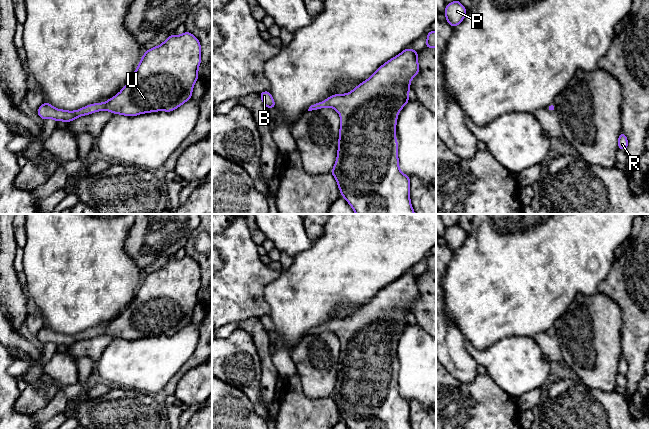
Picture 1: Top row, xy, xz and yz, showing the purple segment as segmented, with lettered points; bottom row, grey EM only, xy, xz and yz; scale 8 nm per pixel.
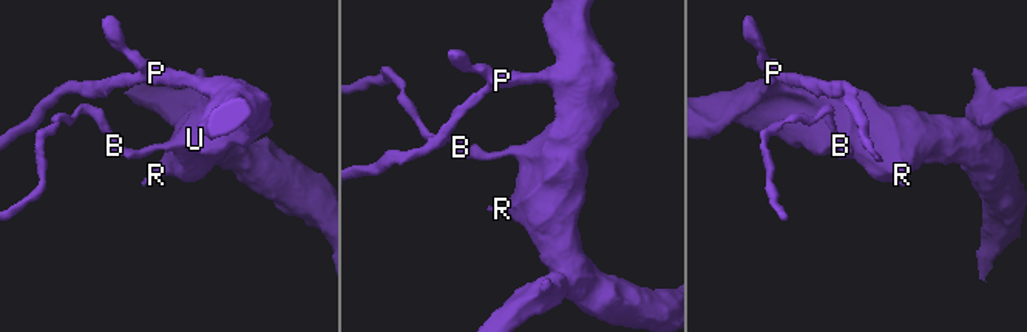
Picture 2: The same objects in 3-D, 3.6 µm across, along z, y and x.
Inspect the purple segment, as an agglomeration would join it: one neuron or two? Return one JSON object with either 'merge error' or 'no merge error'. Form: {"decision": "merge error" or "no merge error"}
{"decision": "no merge error"}

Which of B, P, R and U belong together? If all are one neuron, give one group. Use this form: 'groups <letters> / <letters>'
groups B P R U

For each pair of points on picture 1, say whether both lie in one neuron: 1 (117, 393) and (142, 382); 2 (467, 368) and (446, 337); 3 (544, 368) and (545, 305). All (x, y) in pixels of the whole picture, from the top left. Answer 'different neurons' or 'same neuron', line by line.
1: different neurons
2: same neuron
3: different neurons

